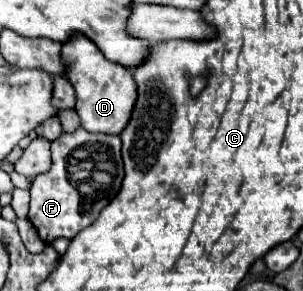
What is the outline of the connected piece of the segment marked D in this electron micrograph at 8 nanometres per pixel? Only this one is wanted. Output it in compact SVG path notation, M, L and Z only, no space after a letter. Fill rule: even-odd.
M74 35L68 43L62 45L62 59L70 67L66 79L76 91L76 113L80 115L82 127L90 133L120 135L124 125L128 125L128 117L132 117L132 105L136 103L136 83L132 71L108 61L84 35Z

